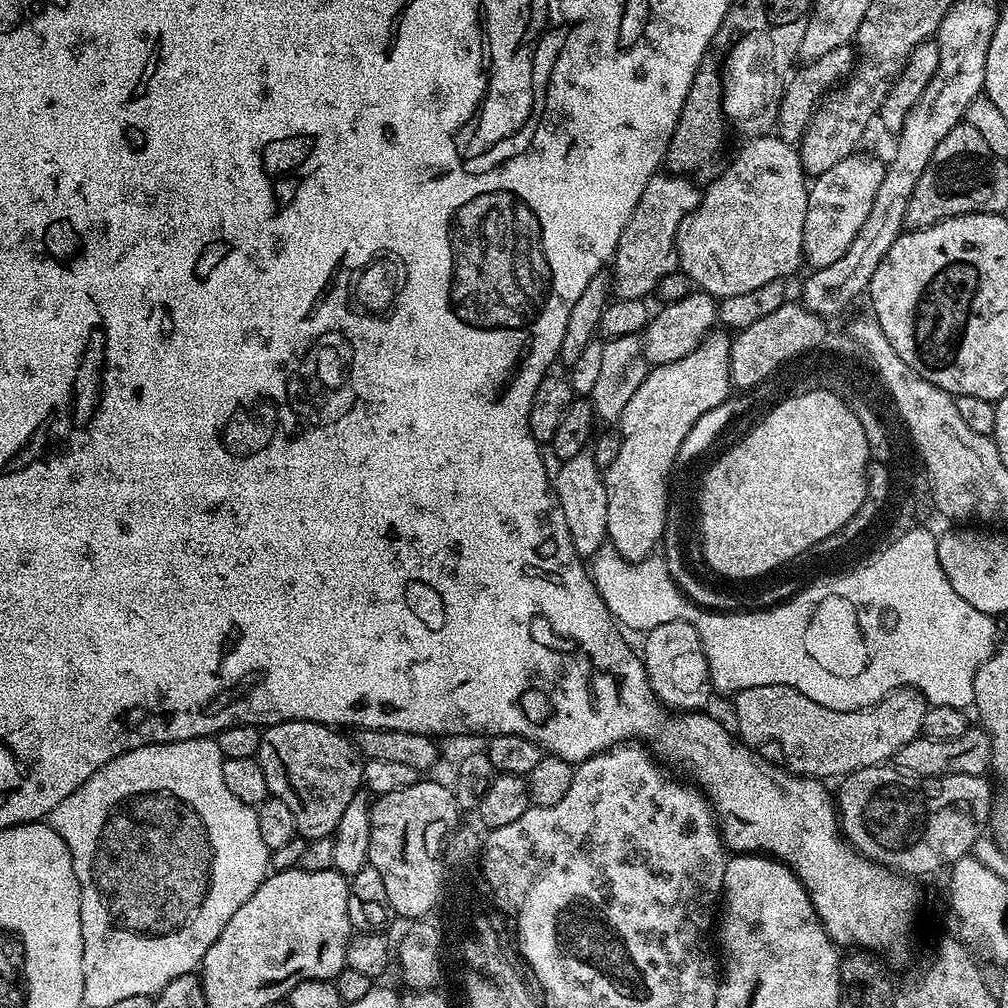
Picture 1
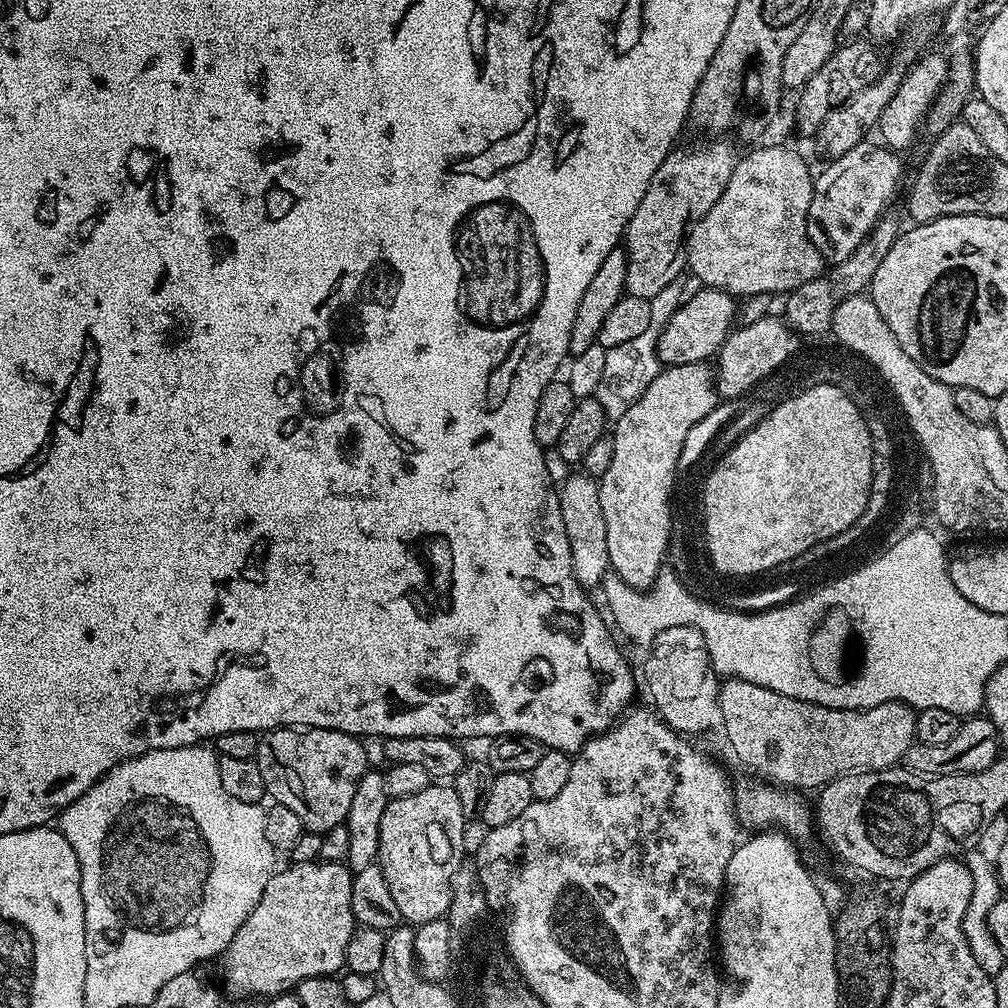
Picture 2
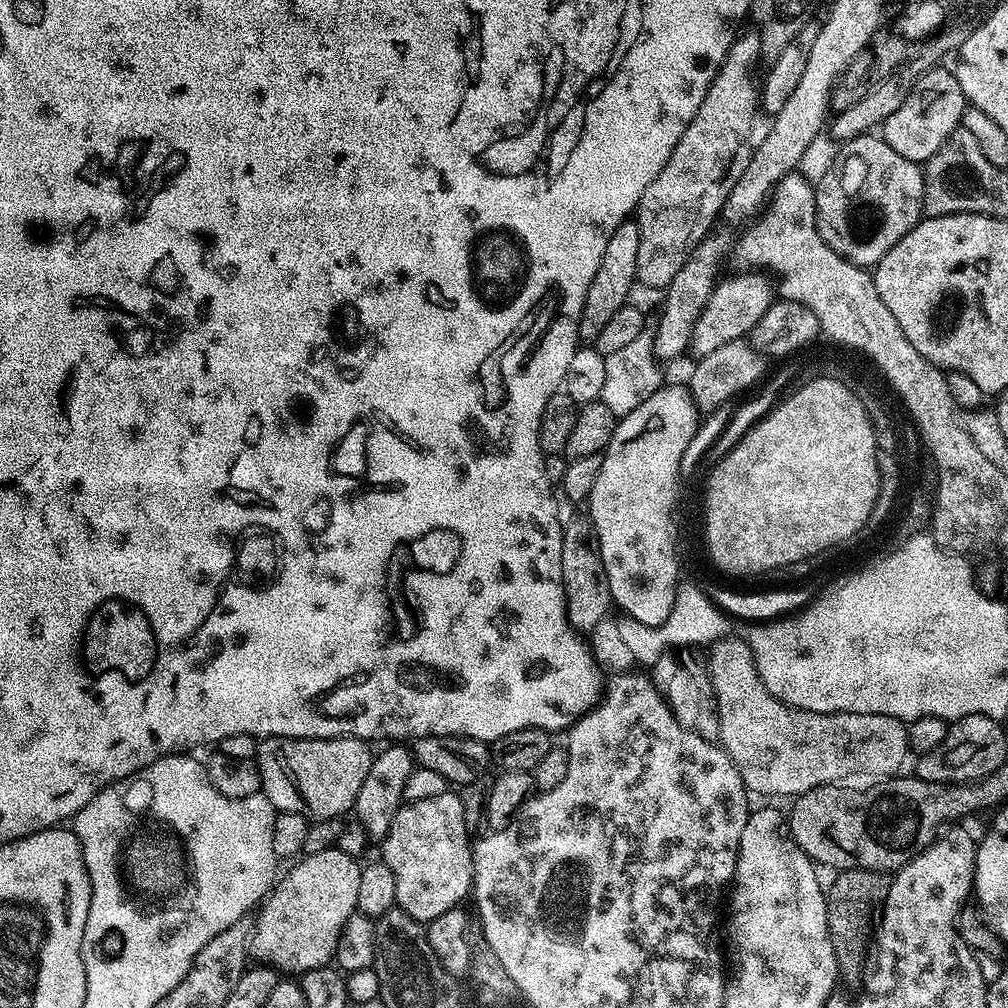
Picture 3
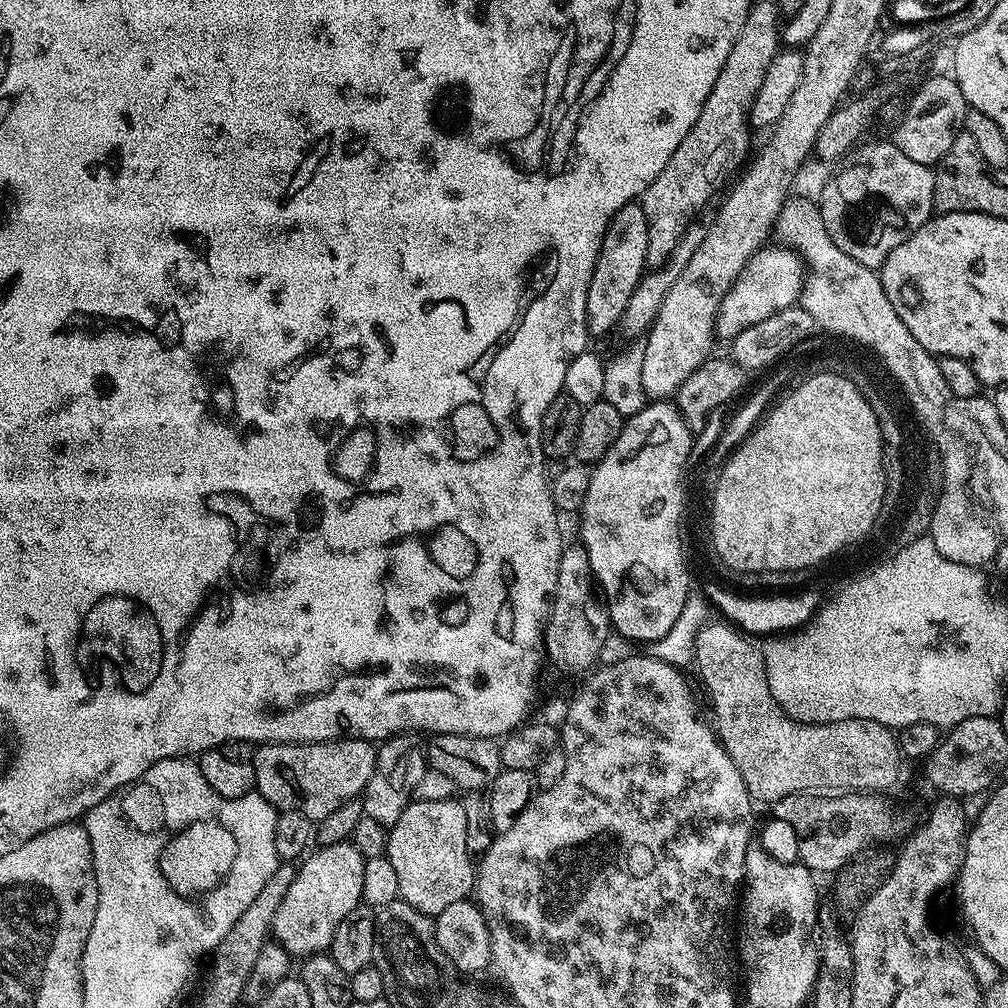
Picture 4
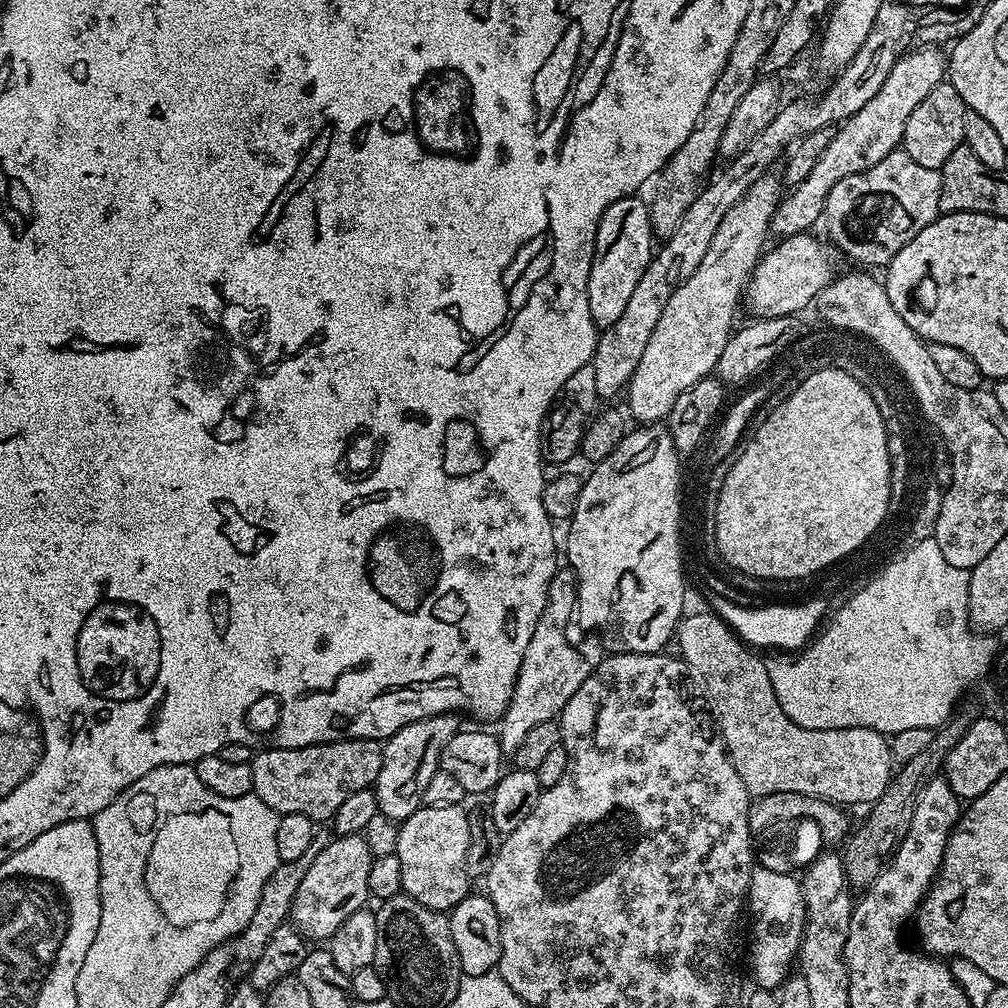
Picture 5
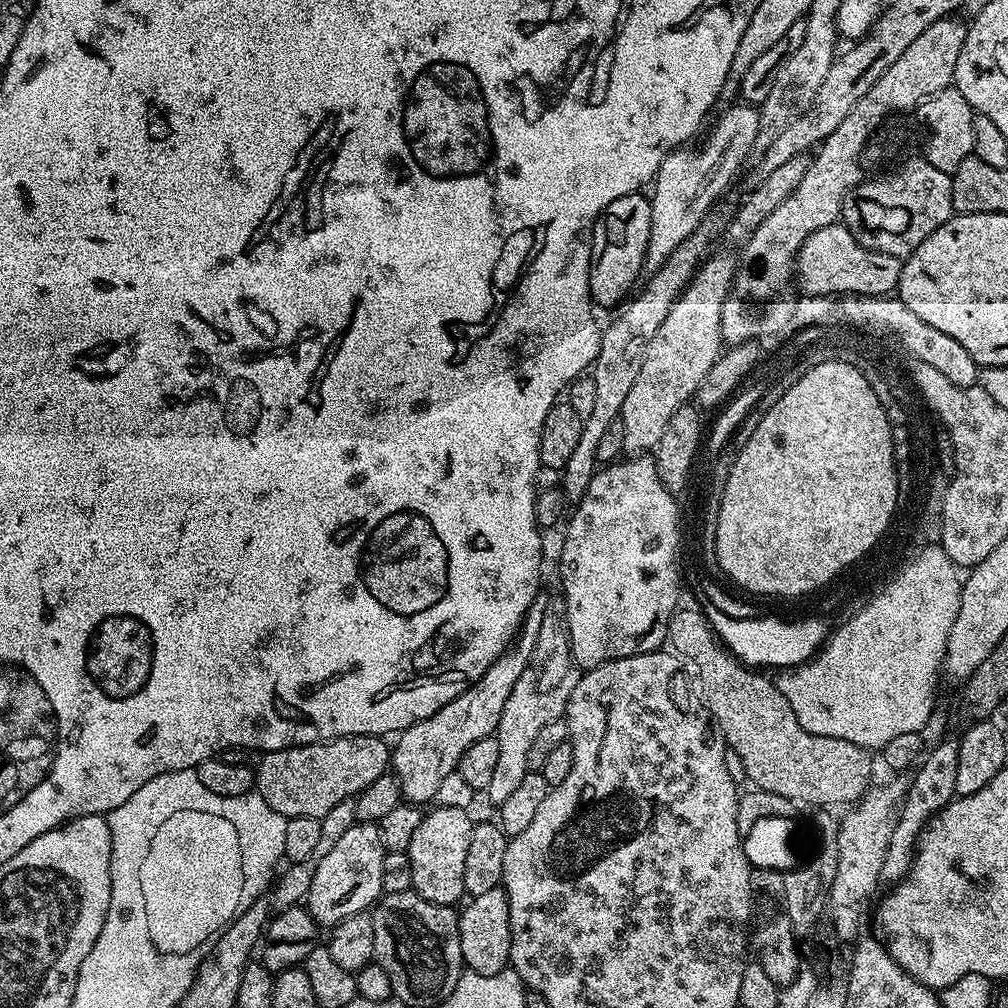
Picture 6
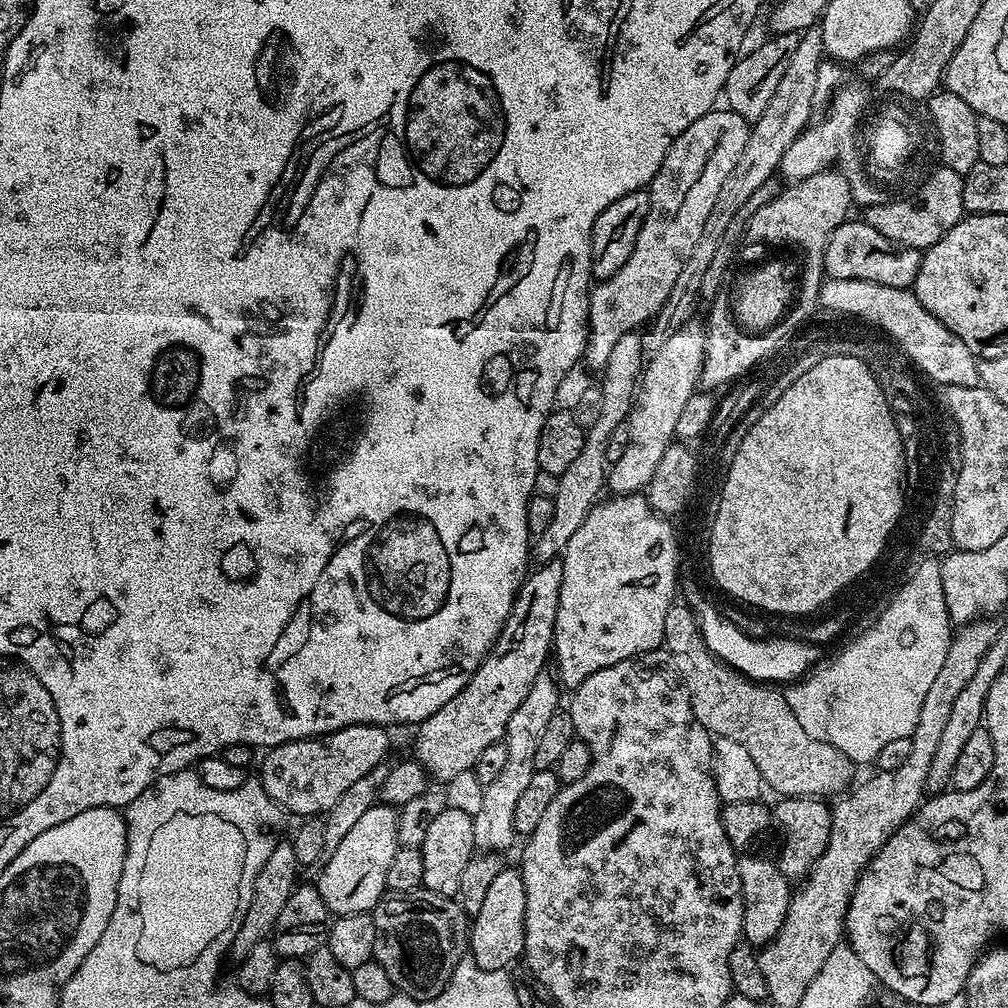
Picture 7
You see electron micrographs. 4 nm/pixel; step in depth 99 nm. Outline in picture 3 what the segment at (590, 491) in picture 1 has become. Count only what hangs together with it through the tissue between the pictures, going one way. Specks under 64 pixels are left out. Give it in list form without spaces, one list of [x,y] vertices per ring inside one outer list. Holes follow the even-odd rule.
[[[580,514],[577,520],[564,524],[564,549],[562,550],[562,578],[564,601],[568,604],[568,620],[581,633],[588,634],[604,620],[608,608],[613,607],[610,586],[606,578],[600,550],[596,547],[596,538],[592,531],[592,521],[587,515]]]

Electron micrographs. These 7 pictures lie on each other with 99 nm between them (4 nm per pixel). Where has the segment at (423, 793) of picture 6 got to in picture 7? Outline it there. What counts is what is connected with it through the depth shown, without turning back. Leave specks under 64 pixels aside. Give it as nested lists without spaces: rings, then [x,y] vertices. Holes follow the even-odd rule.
[[[557,558],[529,571],[518,590],[512,612],[502,626],[500,637],[470,682],[466,682],[466,686],[458,690],[458,694],[454,694],[442,710],[430,714],[430,718],[423,720],[415,729],[415,759],[433,781],[447,782],[454,778],[454,774],[473,771],[482,750],[503,741],[514,710],[522,706],[526,694],[530,694],[530,686],[534,686],[534,678],[545,671],[547,660],[549,663],[562,594],[563,565],[563,559]]]

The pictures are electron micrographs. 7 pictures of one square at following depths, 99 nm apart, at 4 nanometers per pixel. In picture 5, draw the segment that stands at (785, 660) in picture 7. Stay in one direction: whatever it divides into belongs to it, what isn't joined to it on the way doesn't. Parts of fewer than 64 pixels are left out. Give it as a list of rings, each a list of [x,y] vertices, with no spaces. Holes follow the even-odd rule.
[[[713,595],[711,600],[711,611],[721,616],[745,644],[756,650],[799,650],[813,639],[826,616],[824,605],[814,598],[808,598],[805,604],[772,604],[769,608],[738,605],[718,595]]]

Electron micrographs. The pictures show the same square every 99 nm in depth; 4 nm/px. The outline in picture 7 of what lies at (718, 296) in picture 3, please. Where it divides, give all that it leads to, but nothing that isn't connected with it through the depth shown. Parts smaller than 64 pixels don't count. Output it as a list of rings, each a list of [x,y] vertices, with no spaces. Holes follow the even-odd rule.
[[[849,218],[838,225],[826,242],[824,275],[830,280],[865,280],[878,282],[882,286],[911,289],[920,269],[921,255],[921,249],[902,248],[899,244],[890,242],[890,238],[878,234],[878,230],[865,224],[863,219]]]

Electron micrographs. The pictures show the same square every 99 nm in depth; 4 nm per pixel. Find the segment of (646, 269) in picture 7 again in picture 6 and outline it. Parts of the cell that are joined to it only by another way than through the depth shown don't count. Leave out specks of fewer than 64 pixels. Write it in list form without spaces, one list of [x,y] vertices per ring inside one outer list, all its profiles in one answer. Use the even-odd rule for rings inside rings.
[[[736,102],[721,114],[716,120],[716,125],[708,132],[701,148],[693,146],[681,146],[675,152],[668,153],[664,157],[662,166],[656,171],[656,179],[650,188],[650,199],[652,201],[652,213],[650,214],[650,242],[644,255],[644,263],[649,269],[655,270],[698,230],[698,226],[709,215],[708,210],[712,203],[727,190],[736,176],[736,171],[744,164],[744,159],[753,151],[754,138],[758,136],[758,111],[747,102]]]

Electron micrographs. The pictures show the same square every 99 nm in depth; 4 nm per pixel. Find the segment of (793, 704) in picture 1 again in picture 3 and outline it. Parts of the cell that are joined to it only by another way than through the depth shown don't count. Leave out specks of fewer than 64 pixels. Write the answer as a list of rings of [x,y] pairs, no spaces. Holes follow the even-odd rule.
[[[723,638],[711,645],[706,671],[713,684],[717,704],[719,745],[727,752],[734,766],[742,774],[742,782],[749,793],[760,796],[788,796],[795,798],[806,790],[823,784],[847,781],[847,776],[891,778],[901,771],[904,759],[910,756],[908,730],[905,721],[882,714],[854,714],[853,712],[811,712],[784,704],[762,682],[752,664],[752,651],[743,639]]]

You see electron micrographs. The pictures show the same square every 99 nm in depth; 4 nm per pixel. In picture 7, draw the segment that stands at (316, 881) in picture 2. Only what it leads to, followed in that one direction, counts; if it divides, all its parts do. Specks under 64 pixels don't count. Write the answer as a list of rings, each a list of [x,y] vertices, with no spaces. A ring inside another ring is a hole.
[[[378,802],[373,808],[366,810],[362,818],[358,818],[357,824],[347,832],[346,838],[342,838],[338,850],[334,850],[334,854],[330,854],[323,861],[319,869],[321,872],[318,887],[322,902],[326,902],[326,906],[336,916],[371,913],[385,895],[386,869],[390,867],[396,849],[400,847],[396,837],[396,813],[397,809],[392,805]]]

